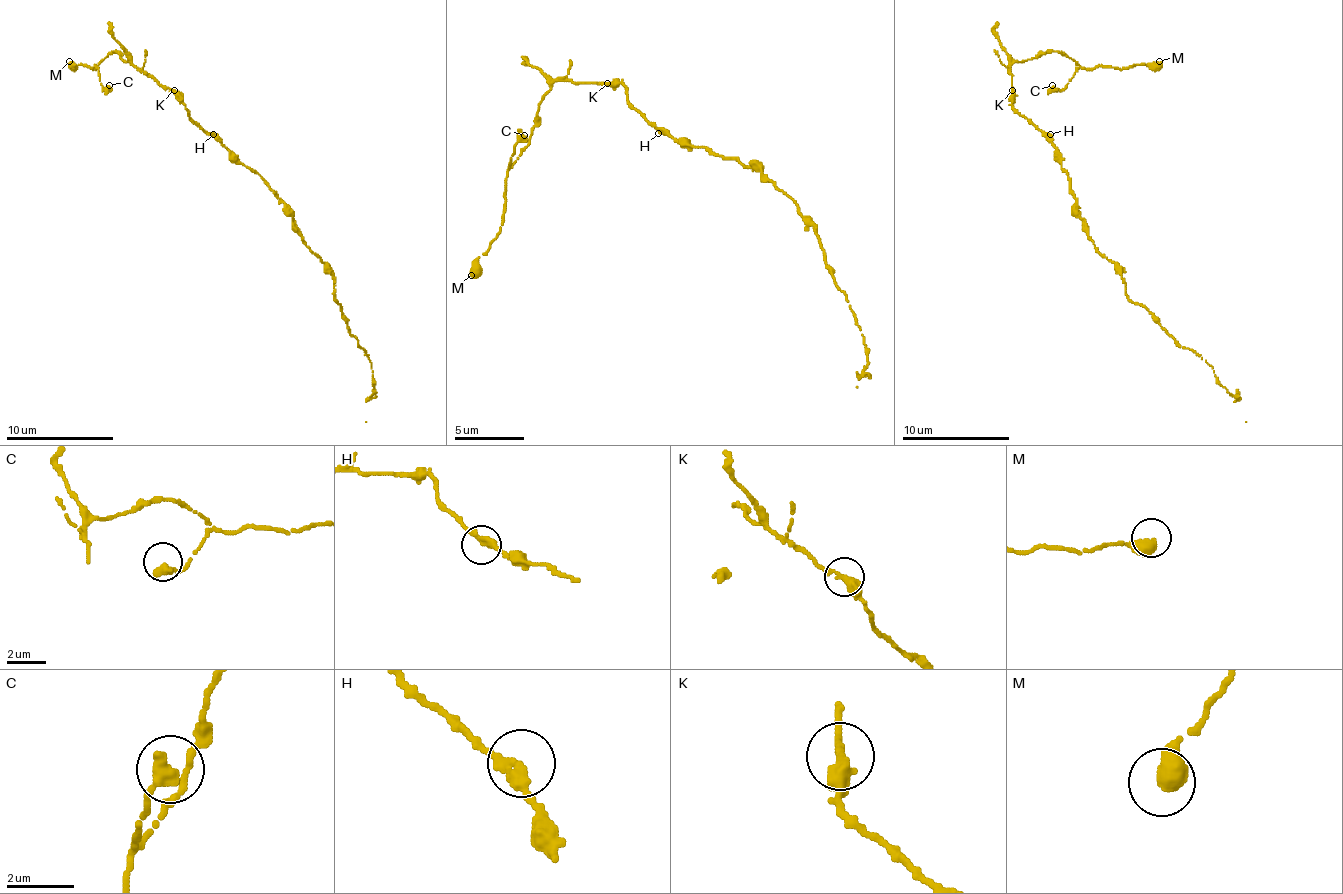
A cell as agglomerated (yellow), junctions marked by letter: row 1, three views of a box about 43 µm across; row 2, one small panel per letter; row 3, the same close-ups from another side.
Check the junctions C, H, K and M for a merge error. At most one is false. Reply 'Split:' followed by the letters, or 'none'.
Split: none

